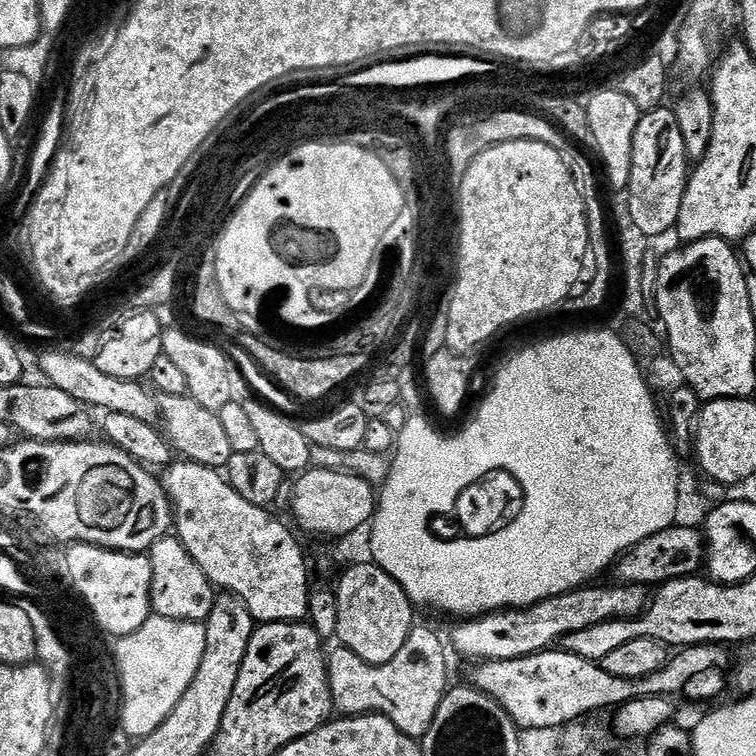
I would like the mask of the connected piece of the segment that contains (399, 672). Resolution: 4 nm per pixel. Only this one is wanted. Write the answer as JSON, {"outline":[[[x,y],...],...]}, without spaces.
{"outline":[[[414,626],[410,630],[402,650],[398,650],[398,654],[394,654],[394,658],[390,658],[390,662],[385,664],[367,664],[349,648],[336,646],[326,656],[333,709],[344,718],[379,714],[394,722],[394,726],[398,726],[402,734],[413,738],[424,737],[450,687],[449,649],[446,644],[445,648],[434,629],[420,626]]]}

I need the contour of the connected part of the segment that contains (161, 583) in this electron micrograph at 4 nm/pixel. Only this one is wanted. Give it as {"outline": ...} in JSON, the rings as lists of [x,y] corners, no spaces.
{"outline":[[[175,535],[162,537],[147,553],[152,564],[152,610],[155,615],[171,620],[207,621],[216,605],[217,589],[213,587],[201,566],[198,566],[186,546]]]}

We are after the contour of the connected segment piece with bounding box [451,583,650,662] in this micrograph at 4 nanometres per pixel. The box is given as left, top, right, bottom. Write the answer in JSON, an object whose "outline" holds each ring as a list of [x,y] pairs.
{"outline":[[[613,583],[612,588],[592,588],[596,586],[581,586],[571,590],[560,590],[548,597],[547,600],[538,600],[527,606],[517,606],[507,610],[492,610],[487,614],[480,614],[477,620],[468,620],[460,624],[452,632],[451,647],[461,652],[471,662],[486,660],[517,660],[533,656],[539,652],[559,645],[570,634],[577,630],[587,630],[589,626],[598,626],[607,620],[631,620],[644,611],[650,592],[643,584],[618,584]]]}

